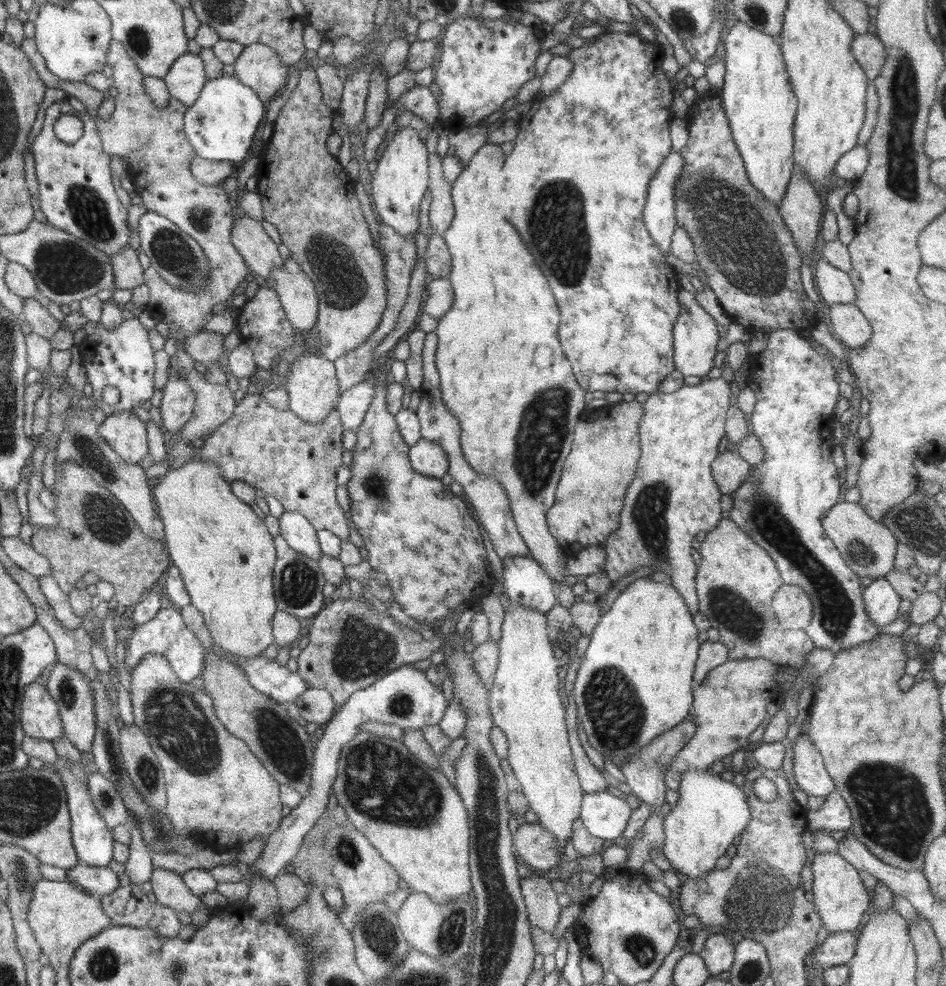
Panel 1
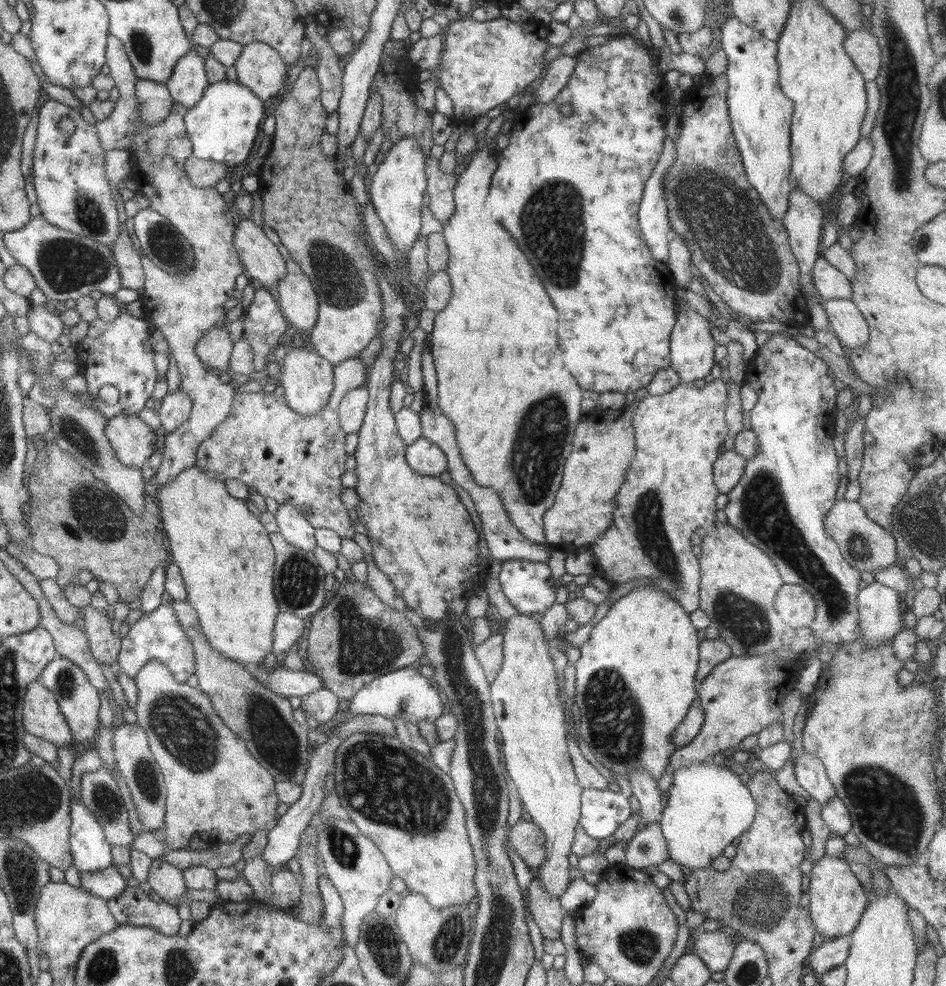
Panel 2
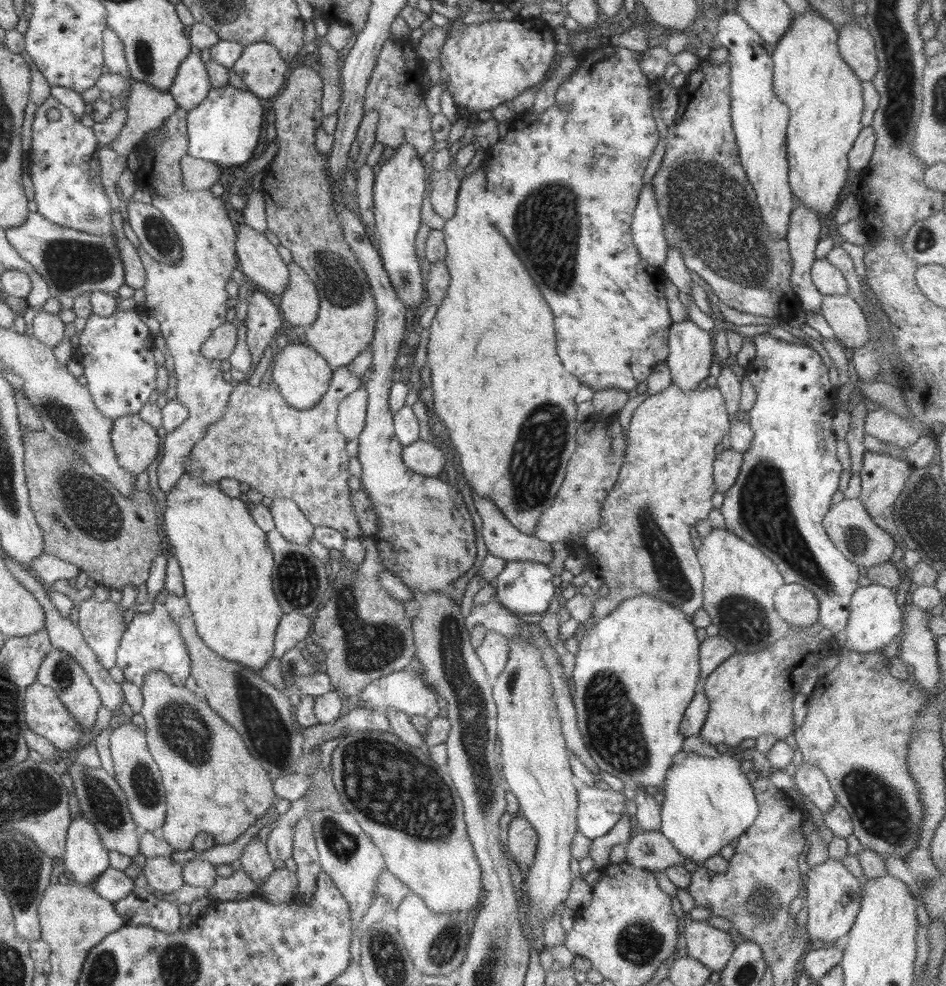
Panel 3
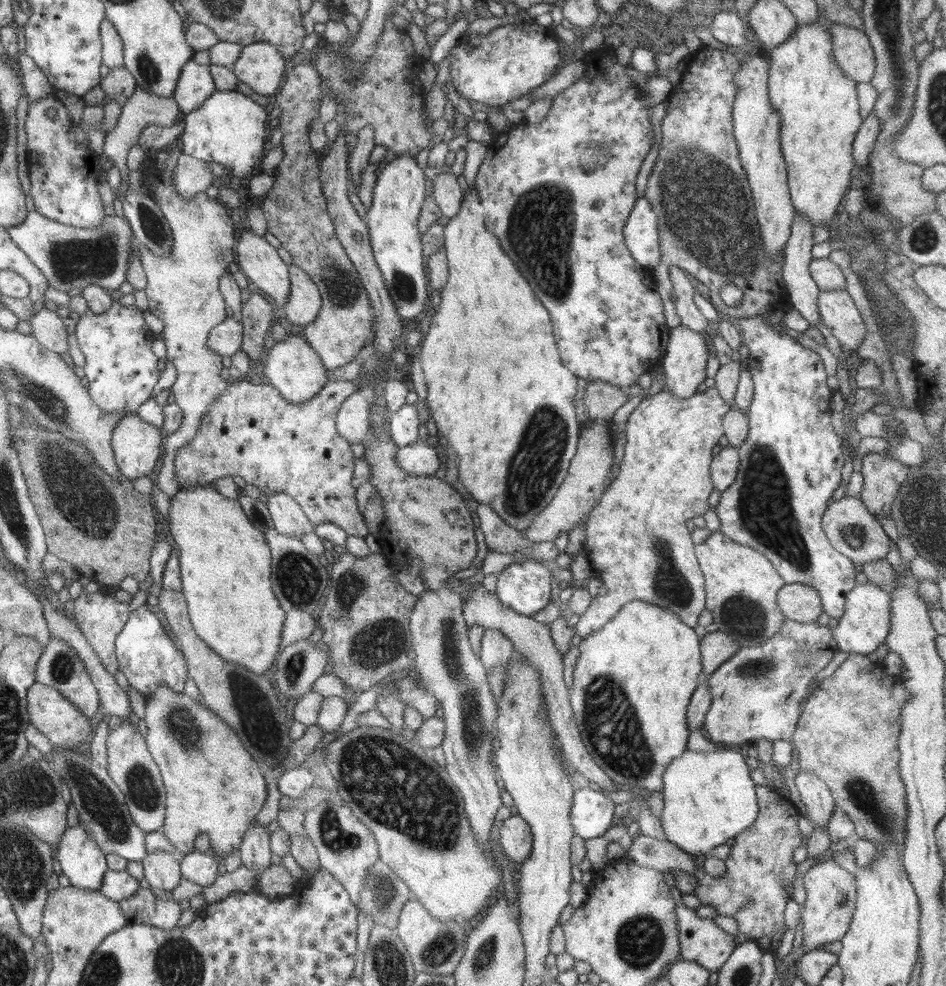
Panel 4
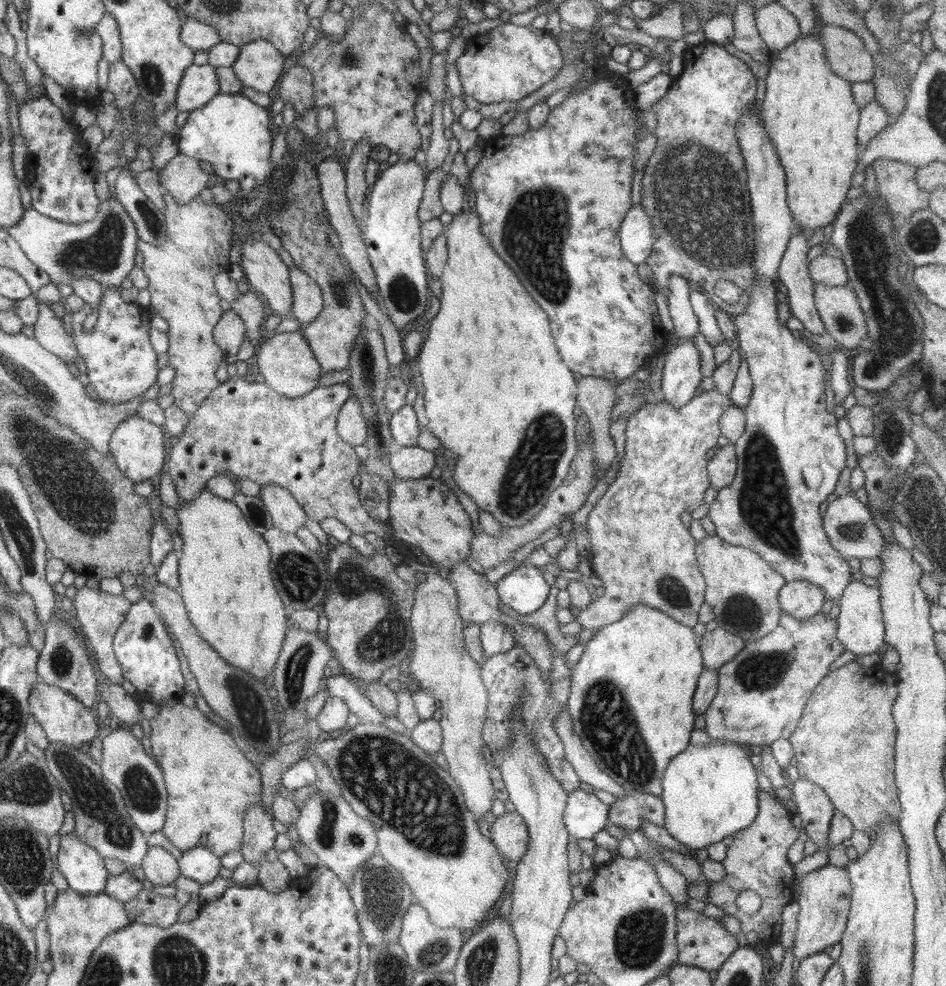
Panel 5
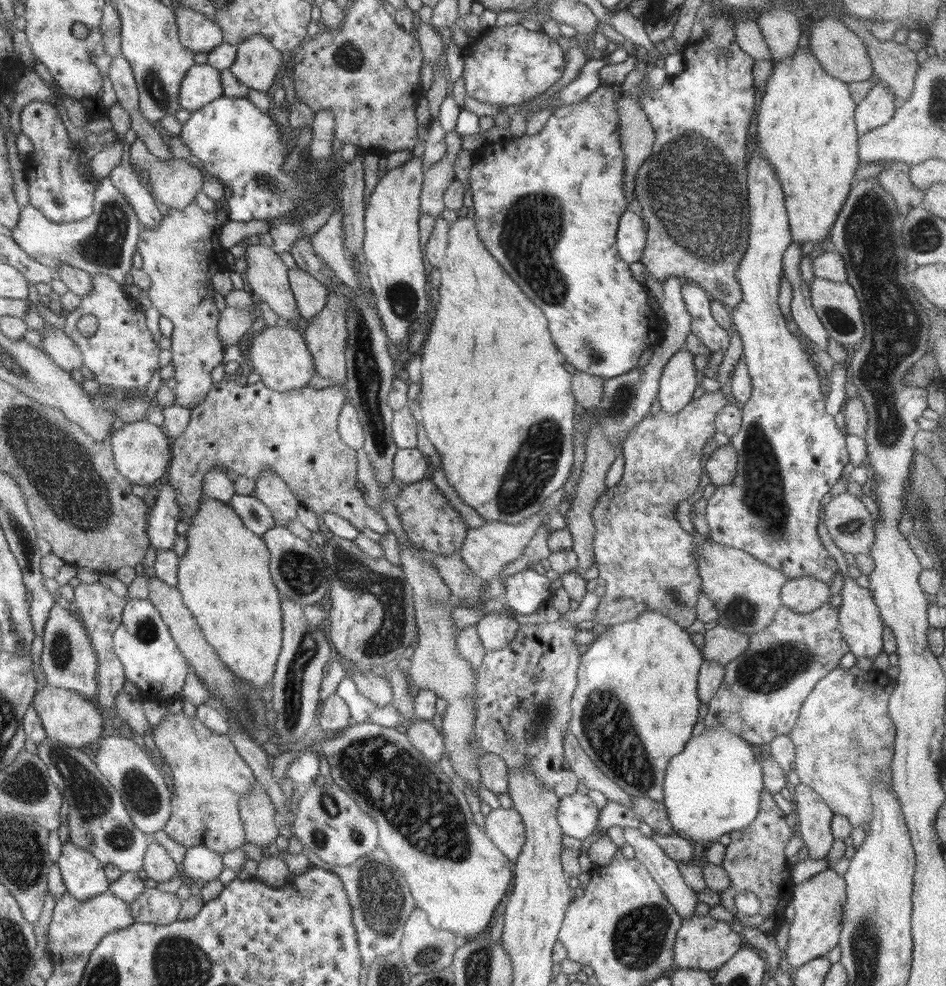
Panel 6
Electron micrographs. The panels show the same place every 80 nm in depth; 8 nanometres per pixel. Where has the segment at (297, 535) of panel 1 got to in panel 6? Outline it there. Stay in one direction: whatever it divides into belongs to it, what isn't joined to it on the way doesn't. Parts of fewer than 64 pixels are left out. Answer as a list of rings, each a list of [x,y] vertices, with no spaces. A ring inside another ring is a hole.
[[[269,468],[263,470],[256,480],[254,496],[270,509],[278,526],[286,527],[289,520],[296,518],[299,500],[288,485]]]

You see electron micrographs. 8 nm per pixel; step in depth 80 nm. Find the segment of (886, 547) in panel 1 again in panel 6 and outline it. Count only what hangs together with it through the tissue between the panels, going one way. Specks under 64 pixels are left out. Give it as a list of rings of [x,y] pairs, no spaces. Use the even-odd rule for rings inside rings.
[[[848,491],[840,495],[834,495],[824,507],[824,510],[826,515],[824,524],[828,528],[832,540],[842,552],[850,552],[853,555],[870,555],[875,541],[873,519],[870,517],[870,513],[868,513],[864,503],[858,497],[853,496]]]

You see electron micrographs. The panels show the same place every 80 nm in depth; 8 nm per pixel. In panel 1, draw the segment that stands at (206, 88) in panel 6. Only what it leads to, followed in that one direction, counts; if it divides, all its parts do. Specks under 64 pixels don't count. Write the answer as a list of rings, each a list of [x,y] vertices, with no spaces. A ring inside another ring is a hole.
[[[188,52],[172,63],[163,81],[171,96],[189,107],[196,102],[206,79],[203,60]]]

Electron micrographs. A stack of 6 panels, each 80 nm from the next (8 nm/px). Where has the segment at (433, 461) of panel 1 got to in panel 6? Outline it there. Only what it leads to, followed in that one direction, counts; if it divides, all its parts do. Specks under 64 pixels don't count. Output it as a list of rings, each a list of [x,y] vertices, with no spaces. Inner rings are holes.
[[[399,448],[393,458],[393,476],[406,484],[418,483],[429,476],[428,457],[415,448]]]

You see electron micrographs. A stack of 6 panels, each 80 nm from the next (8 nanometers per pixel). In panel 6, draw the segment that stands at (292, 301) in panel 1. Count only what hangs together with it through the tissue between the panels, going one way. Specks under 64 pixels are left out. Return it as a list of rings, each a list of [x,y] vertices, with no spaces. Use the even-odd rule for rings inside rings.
[[[298,267],[290,269],[288,276],[301,322],[305,324],[324,309],[329,292],[324,284]]]

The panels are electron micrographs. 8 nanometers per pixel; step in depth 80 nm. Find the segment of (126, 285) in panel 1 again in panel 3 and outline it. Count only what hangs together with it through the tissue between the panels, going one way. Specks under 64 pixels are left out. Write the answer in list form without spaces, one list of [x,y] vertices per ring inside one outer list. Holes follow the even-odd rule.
[[[112,210],[110,217],[112,227],[114,231],[116,231],[116,245],[118,245],[118,251],[120,251],[121,257],[120,261],[122,261],[124,267],[125,283],[128,284],[130,288],[142,288],[145,285],[145,268],[139,258],[137,250],[133,248],[124,234],[122,223],[124,215]]]

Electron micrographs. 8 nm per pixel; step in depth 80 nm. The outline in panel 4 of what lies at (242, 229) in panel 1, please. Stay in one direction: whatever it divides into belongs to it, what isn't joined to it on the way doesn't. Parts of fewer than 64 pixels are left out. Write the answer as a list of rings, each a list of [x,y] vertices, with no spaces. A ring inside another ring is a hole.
[[[252,231],[242,232],[240,241],[234,248],[234,261],[239,270],[248,278],[252,288],[261,292],[277,308],[284,308],[289,297],[291,282],[289,281],[289,268],[264,237],[257,236]]]

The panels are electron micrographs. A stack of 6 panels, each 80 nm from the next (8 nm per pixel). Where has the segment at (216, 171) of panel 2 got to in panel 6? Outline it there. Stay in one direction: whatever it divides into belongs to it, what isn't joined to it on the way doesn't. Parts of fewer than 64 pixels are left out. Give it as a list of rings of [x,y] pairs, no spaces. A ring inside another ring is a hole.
[[[140,137],[130,146],[130,162],[136,171],[148,172],[147,184],[152,188],[154,202],[159,202],[169,208],[176,208],[176,210],[182,210],[194,201],[206,179],[205,174],[186,159],[172,157],[165,161],[160,160],[147,149]]]

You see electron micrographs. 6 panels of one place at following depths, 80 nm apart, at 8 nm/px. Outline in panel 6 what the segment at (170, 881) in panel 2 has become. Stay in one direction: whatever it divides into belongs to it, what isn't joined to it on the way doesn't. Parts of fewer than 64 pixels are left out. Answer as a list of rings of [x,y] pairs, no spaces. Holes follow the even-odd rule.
[[[150,841],[147,846],[143,869],[146,871],[147,878],[152,878],[157,883],[168,882],[172,876],[179,872],[179,866],[168,854],[168,851],[157,842]]]

